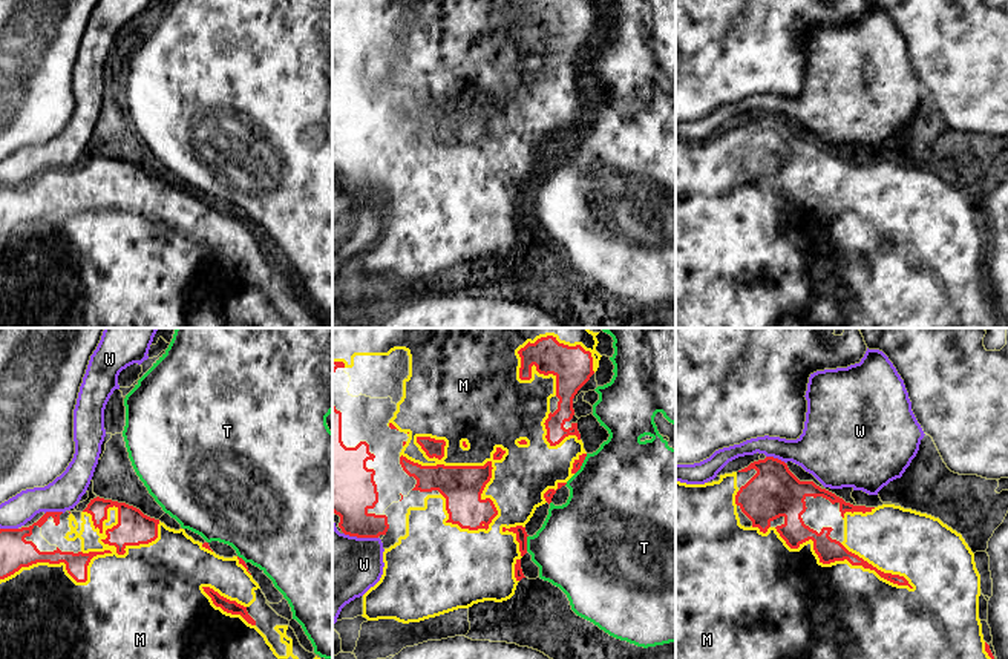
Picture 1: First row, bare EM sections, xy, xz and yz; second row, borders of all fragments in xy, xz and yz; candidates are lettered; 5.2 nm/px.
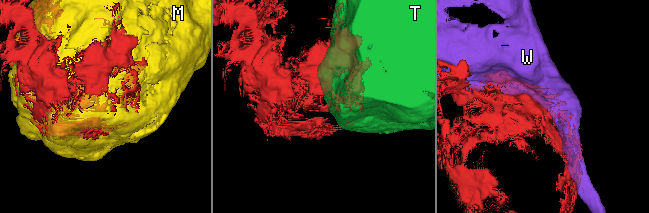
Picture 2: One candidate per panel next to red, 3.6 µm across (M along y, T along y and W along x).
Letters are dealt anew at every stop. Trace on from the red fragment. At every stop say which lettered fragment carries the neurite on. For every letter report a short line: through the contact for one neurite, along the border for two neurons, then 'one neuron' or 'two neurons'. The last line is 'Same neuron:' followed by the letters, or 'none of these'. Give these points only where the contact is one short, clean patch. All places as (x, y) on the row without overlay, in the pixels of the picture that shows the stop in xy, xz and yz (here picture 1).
M: one neuron
T: two neurons
W: two neurons
Same neuron: M

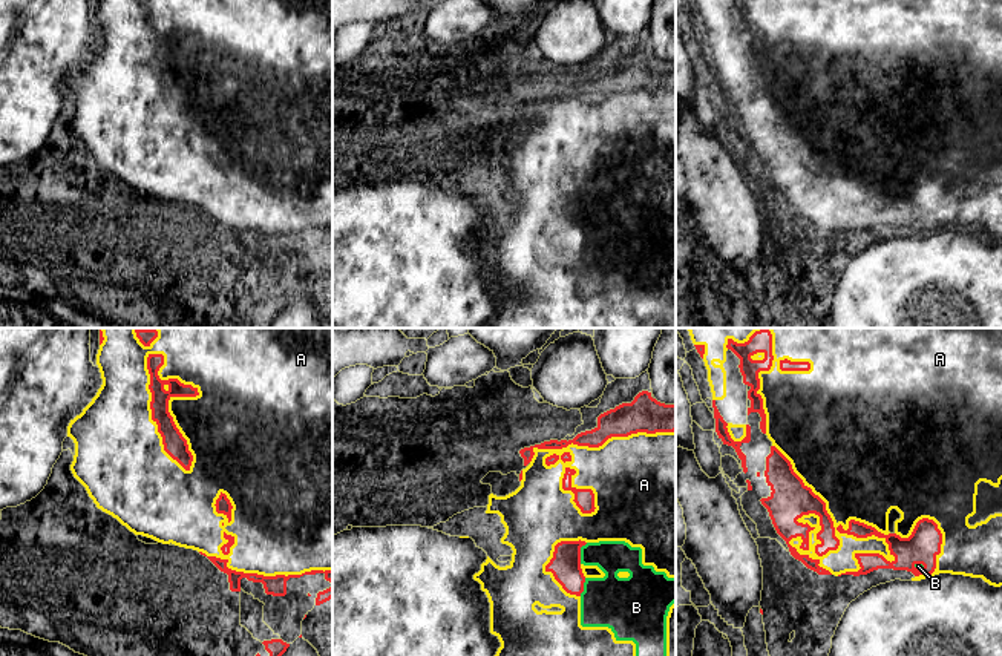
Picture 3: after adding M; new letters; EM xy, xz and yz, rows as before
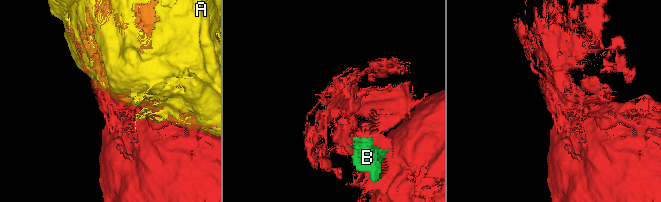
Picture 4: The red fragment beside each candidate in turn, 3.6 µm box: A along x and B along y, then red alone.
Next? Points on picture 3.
A: two neurons
B: xz (587, 200), (581, 204), (579, 219) | two neurons
Same neuron: none of these

